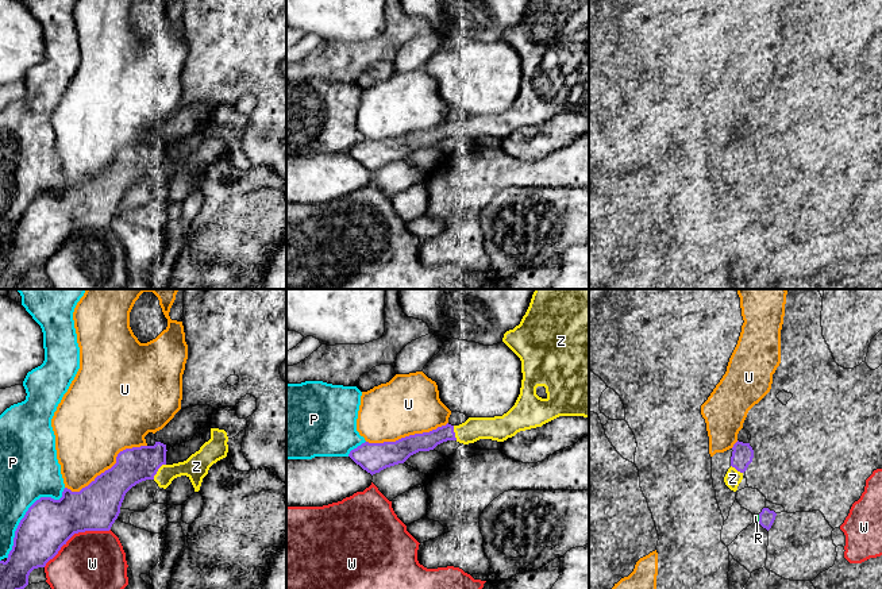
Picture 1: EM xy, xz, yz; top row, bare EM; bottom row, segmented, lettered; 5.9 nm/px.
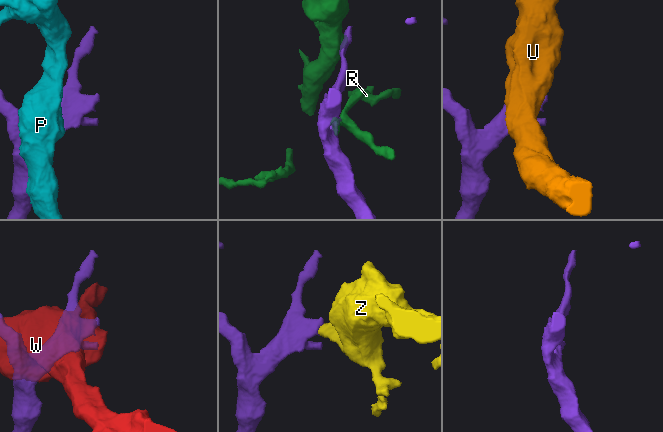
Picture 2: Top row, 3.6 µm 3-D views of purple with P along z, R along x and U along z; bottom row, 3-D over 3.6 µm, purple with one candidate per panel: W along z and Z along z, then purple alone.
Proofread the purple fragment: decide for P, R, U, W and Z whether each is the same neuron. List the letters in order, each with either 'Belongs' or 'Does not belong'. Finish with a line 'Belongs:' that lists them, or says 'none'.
P: Does not belong
R: Does not belong
U: Does not belong
W: Does not belong
Z: Belongs
Belongs: Z

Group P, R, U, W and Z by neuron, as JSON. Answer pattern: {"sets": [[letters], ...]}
{"sets": [["P"], ["R"], ["U"], ["W"], ["Z"]]}

